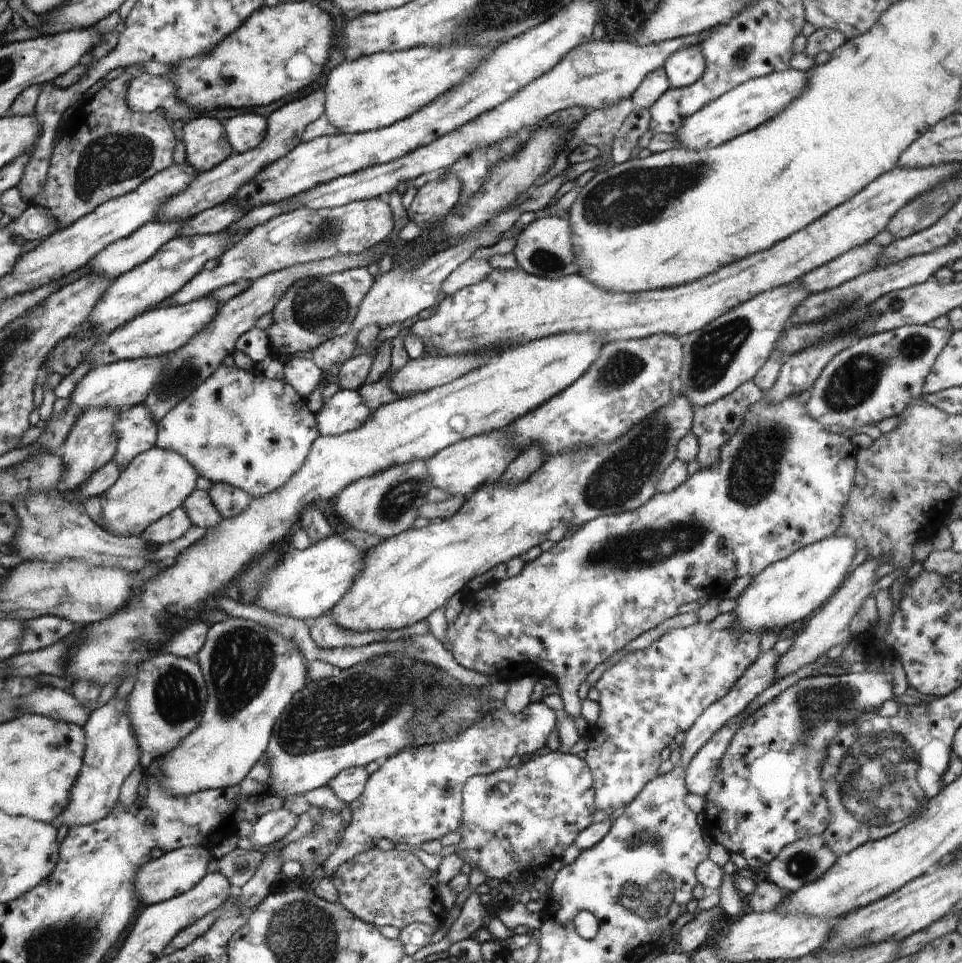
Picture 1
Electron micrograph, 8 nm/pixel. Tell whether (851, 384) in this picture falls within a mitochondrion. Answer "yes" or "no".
yes

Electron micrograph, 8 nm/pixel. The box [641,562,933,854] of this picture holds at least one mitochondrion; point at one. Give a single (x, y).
(874, 783)

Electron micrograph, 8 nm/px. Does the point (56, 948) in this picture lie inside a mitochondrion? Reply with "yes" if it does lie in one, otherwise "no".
yes

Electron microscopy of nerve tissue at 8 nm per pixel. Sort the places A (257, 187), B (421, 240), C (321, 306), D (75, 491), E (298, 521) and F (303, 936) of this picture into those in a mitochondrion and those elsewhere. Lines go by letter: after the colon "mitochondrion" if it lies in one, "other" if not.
A: other
B: other
C: mitochondrion
D: other
E: other
F: mitochondrion

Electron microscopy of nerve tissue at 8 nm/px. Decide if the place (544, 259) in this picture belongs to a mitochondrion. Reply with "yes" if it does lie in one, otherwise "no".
yes

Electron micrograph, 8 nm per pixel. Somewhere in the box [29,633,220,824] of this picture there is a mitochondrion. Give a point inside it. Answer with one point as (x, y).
(177, 697)

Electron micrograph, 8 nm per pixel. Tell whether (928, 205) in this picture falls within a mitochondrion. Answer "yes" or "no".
yes

